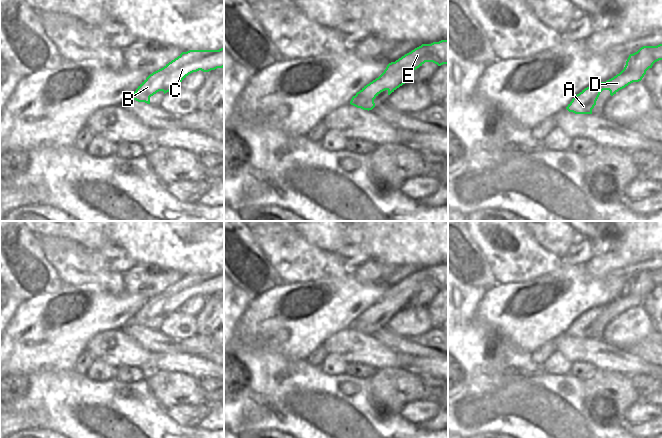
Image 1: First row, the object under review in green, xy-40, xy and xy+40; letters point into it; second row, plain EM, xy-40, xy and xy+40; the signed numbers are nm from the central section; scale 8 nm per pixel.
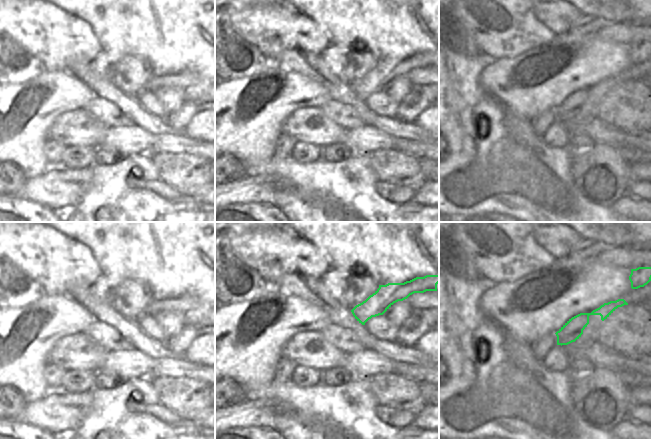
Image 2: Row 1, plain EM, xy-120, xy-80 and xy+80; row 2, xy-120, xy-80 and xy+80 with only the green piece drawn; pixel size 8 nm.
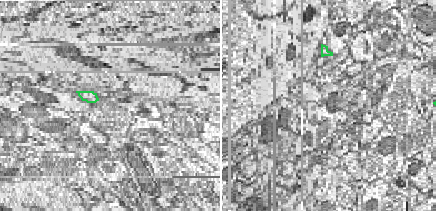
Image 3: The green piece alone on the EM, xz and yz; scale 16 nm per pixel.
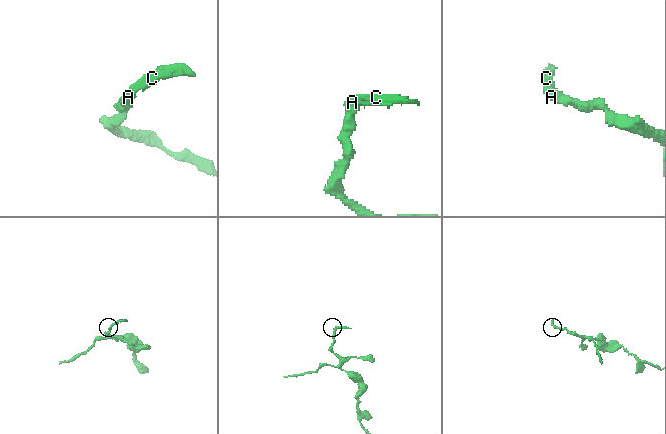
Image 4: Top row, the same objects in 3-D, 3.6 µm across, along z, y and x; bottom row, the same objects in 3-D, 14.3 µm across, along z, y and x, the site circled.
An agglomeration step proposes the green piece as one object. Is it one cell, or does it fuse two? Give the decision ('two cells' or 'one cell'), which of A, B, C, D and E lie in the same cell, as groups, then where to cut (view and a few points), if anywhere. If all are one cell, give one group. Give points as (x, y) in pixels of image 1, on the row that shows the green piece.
two cells; A B / C D E; cut in xy-40 along (152, 73), (164, 81), (163, 91)

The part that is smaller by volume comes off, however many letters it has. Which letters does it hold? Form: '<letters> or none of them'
C, D, E

